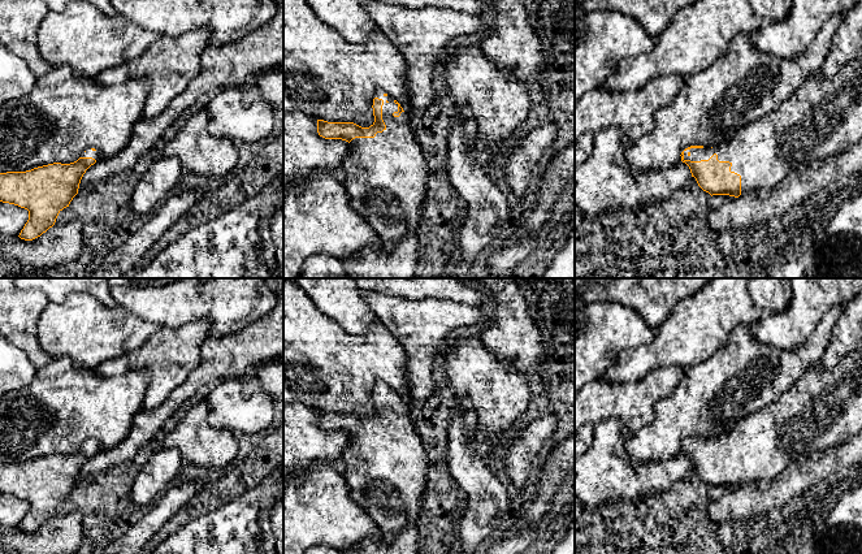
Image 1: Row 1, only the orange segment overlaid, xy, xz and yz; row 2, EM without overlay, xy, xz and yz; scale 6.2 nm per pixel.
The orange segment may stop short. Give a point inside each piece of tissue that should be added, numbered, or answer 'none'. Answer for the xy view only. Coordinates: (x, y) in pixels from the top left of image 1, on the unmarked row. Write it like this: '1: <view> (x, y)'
1: xy (95, 446)

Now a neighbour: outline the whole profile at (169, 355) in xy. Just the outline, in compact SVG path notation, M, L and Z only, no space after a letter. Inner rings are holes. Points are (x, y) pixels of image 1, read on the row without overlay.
M202 319L181 328L160 329L146 343L96 368L100 377L148 372L143 410L157 407L200 364L202 345L211 336L211 321Z

